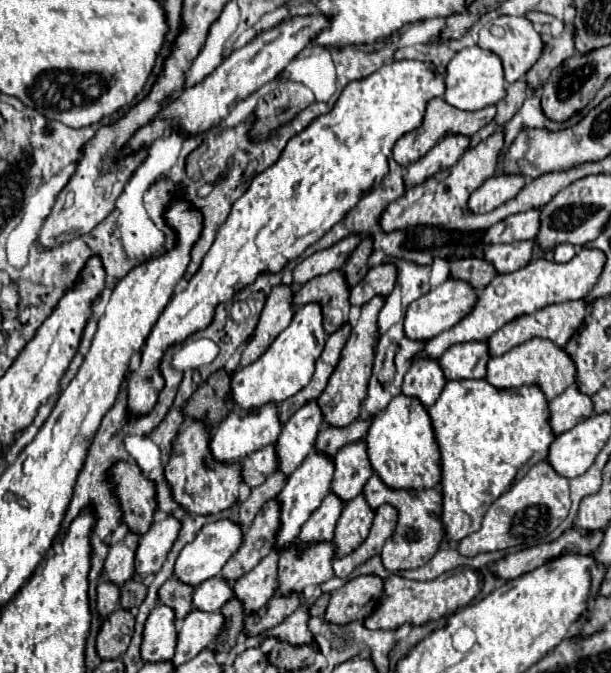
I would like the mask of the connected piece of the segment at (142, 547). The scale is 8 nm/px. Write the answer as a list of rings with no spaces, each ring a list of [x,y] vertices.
[[[168,516],[160,522],[154,522],[150,530],[140,538],[138,550],[136,550],[136,572],[138,576],[146,578],[150,574],[156,574],[162,564],[166,562],[168,550],[172,550],[176,538],[180,532],[180,520],[176,516]]]

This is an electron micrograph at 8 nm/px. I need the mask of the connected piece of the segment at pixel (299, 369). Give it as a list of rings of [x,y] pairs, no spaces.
[[[318,302],[304,304],[296,310],[290,326],[278,334],[272,346],[250,366],[238,368],[232,376],[232,396],[234,402],[244,408],[252,410],[264,406],[268,402],[280,404],[282,400],[300,392],[314,374],[314,364],[320,358],[324,344],[326,344],[326,330],[322,326],[322,306]]]

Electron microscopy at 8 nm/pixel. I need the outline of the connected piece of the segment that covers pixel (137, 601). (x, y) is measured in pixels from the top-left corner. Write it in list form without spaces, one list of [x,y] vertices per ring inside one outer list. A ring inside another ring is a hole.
[[[132,578],[132,580],[128,580],[128,582],[122,586],[122,590],[120,590],[120,602],[122,602],[122,606],[124,606],[126,610],[138,608],[138,606],[144,602],[146,592],[148,592],[148,590],[146,590],[144,582],[138,580],[138,578]]]

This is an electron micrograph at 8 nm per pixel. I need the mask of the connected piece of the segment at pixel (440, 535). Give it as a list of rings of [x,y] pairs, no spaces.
[[[374,474],[364,486],[364,496],[370,508],[392,504],[398,510],[396,532],[386,540],[382,550],[382,562],[390,572],[420,568],[438,552],[440,542],[444,540],[444,526],[440,522],[440,494],[436,490],[424,490],[422,494],[412,490],[388,490],[388,486]]]

